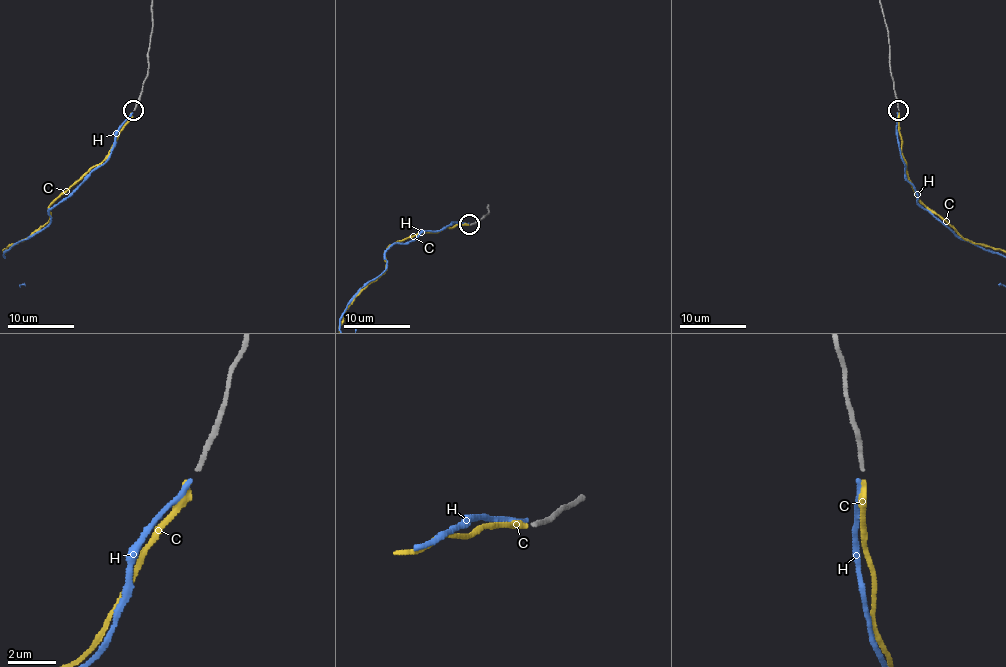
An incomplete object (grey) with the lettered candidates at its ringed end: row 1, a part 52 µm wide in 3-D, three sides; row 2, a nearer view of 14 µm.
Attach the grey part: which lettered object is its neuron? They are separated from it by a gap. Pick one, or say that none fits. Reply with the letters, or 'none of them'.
C

